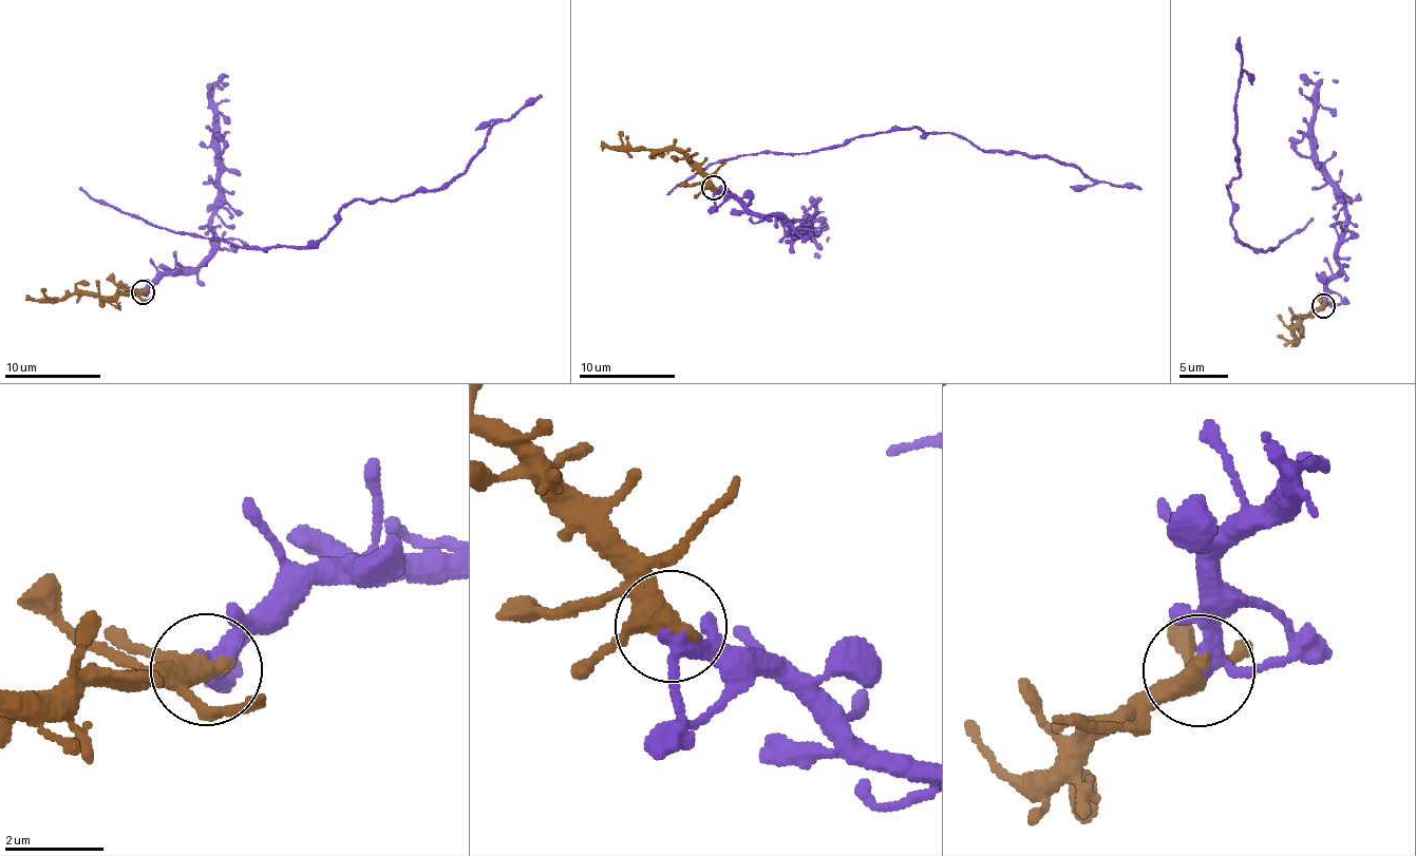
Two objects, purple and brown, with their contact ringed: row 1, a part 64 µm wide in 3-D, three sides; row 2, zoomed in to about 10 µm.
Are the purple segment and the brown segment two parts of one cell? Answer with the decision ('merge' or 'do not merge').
merge

